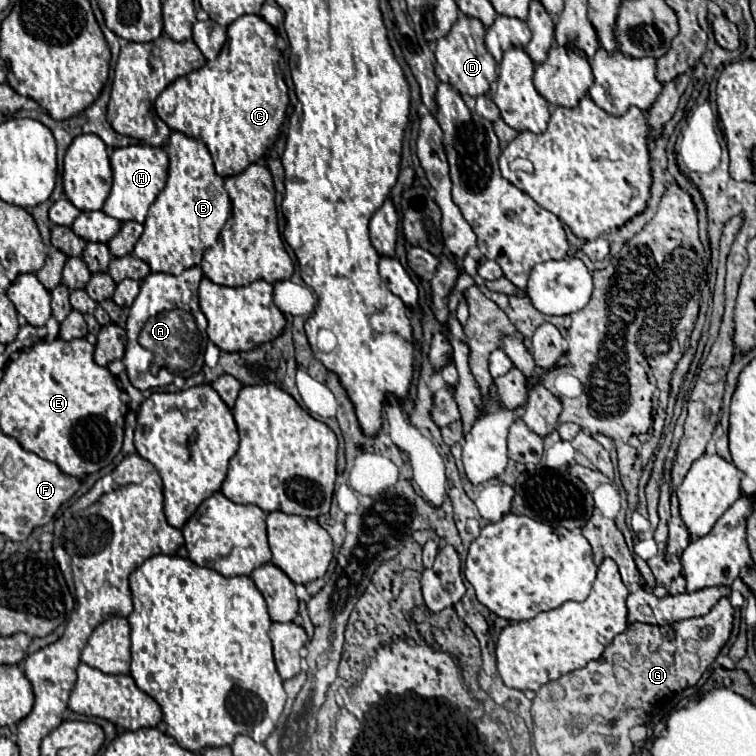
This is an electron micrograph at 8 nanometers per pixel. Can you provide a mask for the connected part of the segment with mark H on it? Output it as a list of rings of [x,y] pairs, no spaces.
[[[138,144],[138,146],[116,148],[110,154],[110,164],[112,174],[114,174],[114,182],[112,182],[110,196],[106,198],[102,212],[120,220],[120,222],[134,220],[134,222],[144,224],[150,204],[156,200],[156,196],[166,186],[168,156],[160,148]]]

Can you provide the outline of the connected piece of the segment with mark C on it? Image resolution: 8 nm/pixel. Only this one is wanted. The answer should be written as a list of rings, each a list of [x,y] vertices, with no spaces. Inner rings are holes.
[[[254,14],[240,16],[228,26],[228,40],[216,60],[174,80],[154,104],[170,130],[194,136],[208,146],[216,174],[222,178],[248,168],[278,140],[286,106],[288,88],[278,76],[276,32]]]

